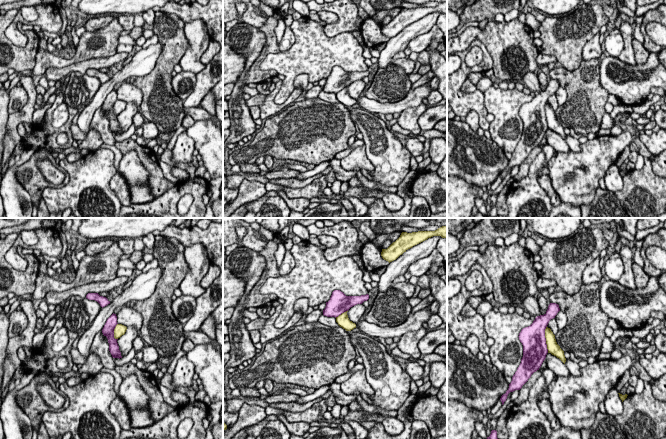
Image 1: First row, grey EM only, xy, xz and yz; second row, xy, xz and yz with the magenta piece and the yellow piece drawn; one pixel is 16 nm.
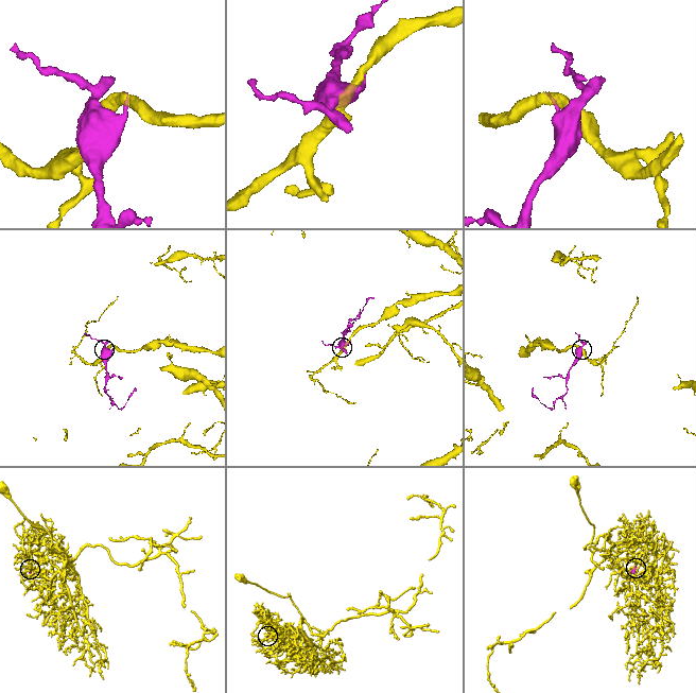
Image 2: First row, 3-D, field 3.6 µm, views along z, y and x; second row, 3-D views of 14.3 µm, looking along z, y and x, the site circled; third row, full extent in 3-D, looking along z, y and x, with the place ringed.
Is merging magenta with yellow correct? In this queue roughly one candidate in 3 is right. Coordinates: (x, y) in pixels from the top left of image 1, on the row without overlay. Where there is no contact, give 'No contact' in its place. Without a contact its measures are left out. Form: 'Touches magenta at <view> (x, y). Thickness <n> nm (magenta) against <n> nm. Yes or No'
Touches magenta at yz (545, 115). Thickness 380 nm (magenta) against 190 nm. No

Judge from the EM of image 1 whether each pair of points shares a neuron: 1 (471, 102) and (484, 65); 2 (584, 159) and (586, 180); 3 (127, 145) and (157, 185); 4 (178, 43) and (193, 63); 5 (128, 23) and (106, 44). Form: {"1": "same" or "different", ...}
{"1": "same", "2": "same", "3": "same", "4": "different", "5": "different"}

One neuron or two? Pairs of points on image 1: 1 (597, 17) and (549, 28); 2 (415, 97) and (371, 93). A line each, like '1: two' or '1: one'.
1: one
2: two

